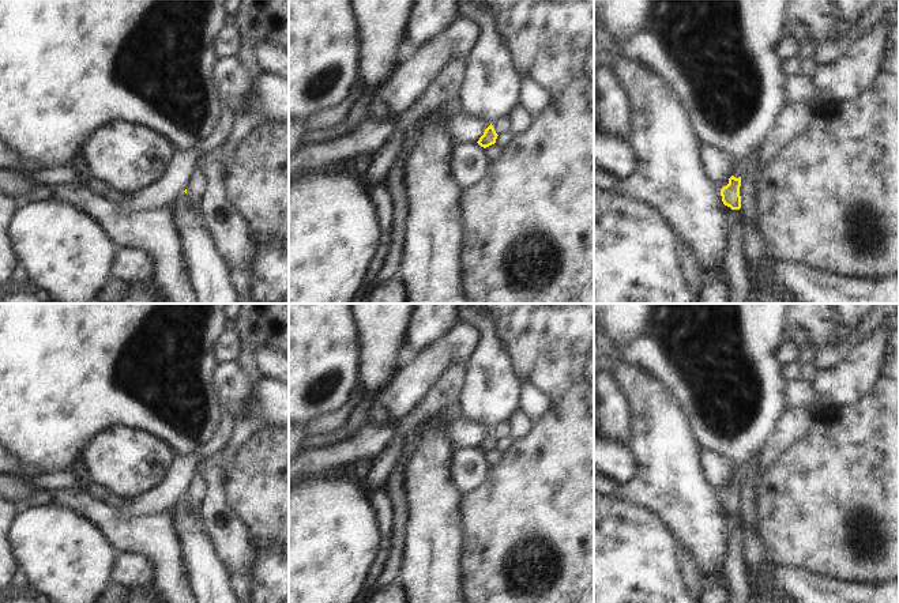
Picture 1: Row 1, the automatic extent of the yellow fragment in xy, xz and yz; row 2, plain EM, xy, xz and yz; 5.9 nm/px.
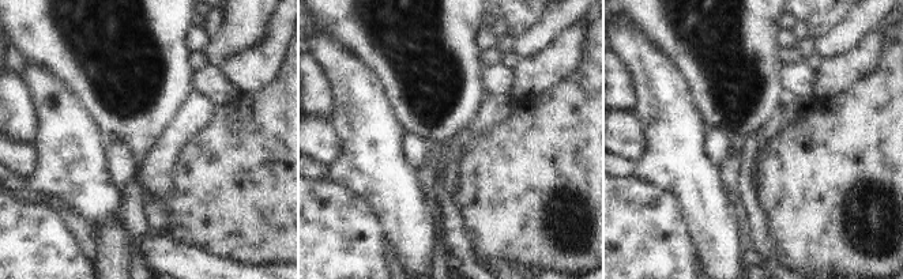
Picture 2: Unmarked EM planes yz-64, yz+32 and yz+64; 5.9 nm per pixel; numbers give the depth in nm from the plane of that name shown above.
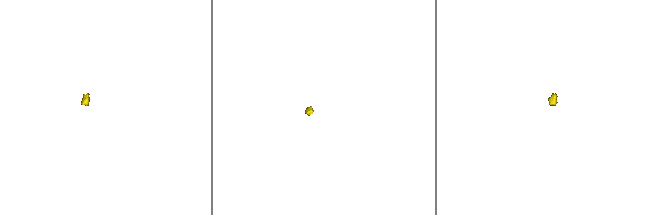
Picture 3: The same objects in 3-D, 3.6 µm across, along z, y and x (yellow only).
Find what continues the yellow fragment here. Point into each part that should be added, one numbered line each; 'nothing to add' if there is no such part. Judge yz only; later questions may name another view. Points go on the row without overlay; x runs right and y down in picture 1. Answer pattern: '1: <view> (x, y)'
1: yz (717, 360)
2: yz (738, 591)

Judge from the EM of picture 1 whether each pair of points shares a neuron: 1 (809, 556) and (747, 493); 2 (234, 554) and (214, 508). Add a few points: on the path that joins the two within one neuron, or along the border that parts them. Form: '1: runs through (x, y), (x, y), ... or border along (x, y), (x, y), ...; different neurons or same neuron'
1: border along (759, 475), (756, 498), (758, 528); different neurons
2: runs through (230, 543), (229, 538), (213, 519); same neuron

